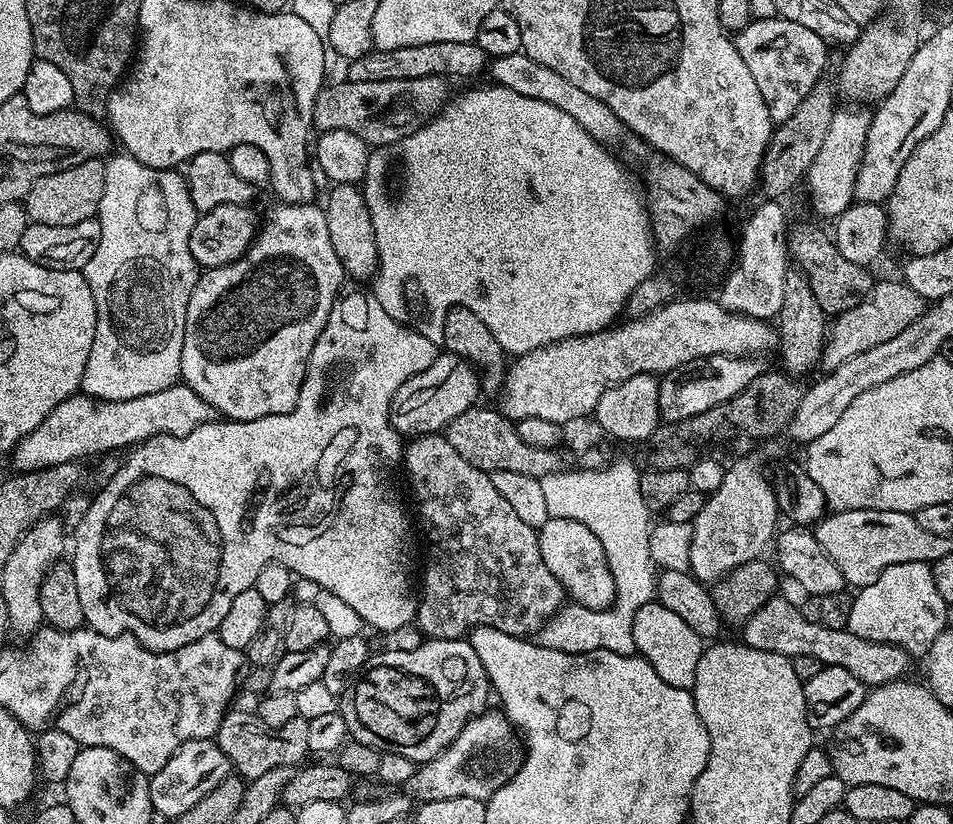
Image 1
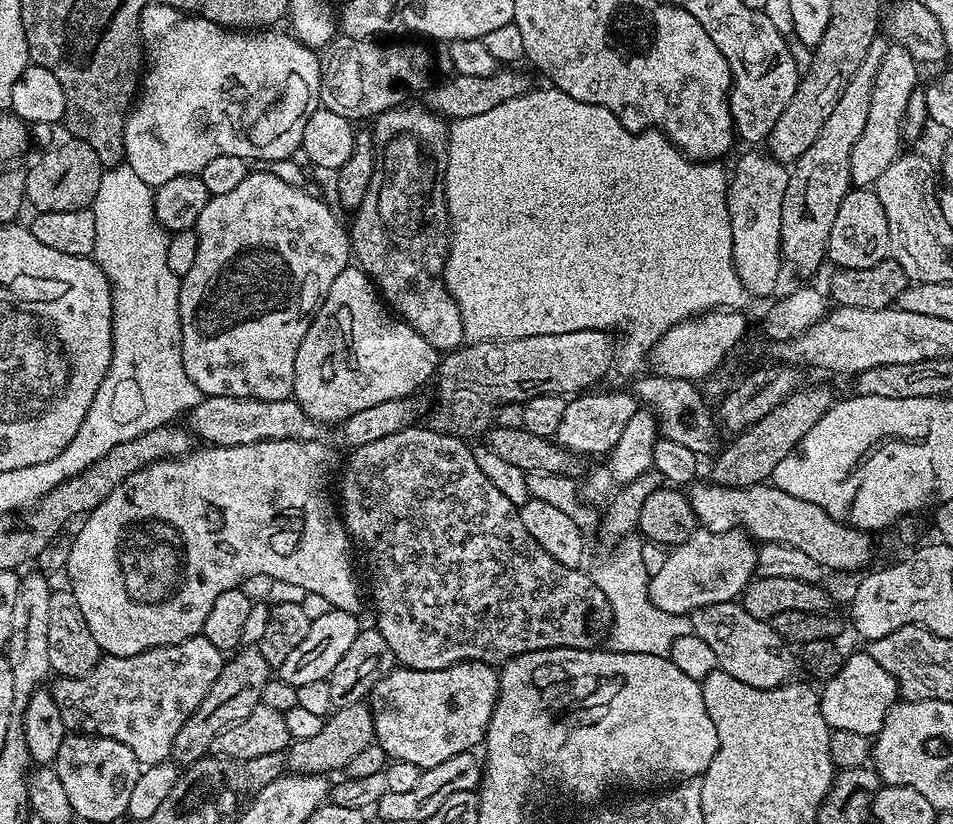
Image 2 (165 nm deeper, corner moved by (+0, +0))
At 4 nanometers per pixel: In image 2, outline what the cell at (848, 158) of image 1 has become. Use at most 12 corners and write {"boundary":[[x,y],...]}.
{"boundary":[[889,43],[870,114],[854,142],[852,182],[875,185],[901,155],[918,90],[910,50]]}

